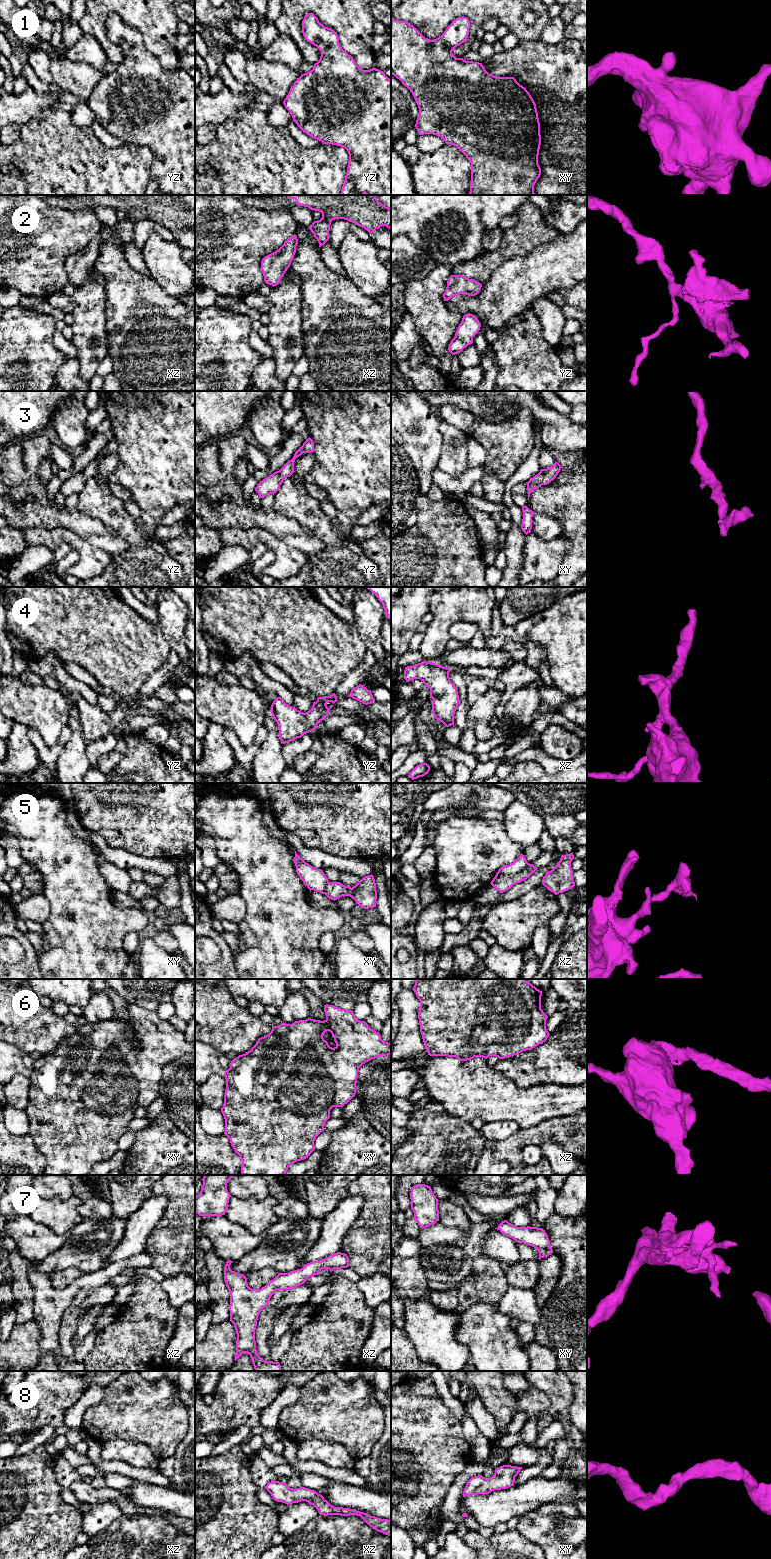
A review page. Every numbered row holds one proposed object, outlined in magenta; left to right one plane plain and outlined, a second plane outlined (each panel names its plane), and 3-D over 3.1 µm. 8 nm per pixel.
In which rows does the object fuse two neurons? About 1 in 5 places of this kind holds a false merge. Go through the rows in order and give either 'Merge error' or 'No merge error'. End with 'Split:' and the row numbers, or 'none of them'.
1: No merge error
2: No merge error
3: No merge error
4: No merge error
5: Merge error
6: No merge error
7: No merge error
8: No merge error
Split: 5

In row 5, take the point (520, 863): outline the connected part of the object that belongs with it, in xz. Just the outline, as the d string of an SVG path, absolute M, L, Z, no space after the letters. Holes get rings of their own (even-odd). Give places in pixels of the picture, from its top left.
M521 854L513 863L509 865L504 865L501 867L495 876L498 875L506 875L512 876L515 874L519 874L529 863L523 854Z

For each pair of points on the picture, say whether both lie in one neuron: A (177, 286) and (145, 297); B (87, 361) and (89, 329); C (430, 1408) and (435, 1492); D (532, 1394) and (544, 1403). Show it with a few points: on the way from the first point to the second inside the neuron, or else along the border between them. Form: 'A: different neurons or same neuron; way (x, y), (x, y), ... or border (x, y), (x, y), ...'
A: different neurons; border (151, 277), (168, 294), (176, 297)
B: same neuron; way (87, 353), (88, 337)
C: same neuron; way (430, 1429), (430, 1471)
D: same neuron; way (535, 1397), (541, 1403)

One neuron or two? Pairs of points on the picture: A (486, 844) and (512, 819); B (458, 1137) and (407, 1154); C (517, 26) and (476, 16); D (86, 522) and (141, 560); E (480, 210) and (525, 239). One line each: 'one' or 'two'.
A: two
B: one
C: one
D: two
E: two

